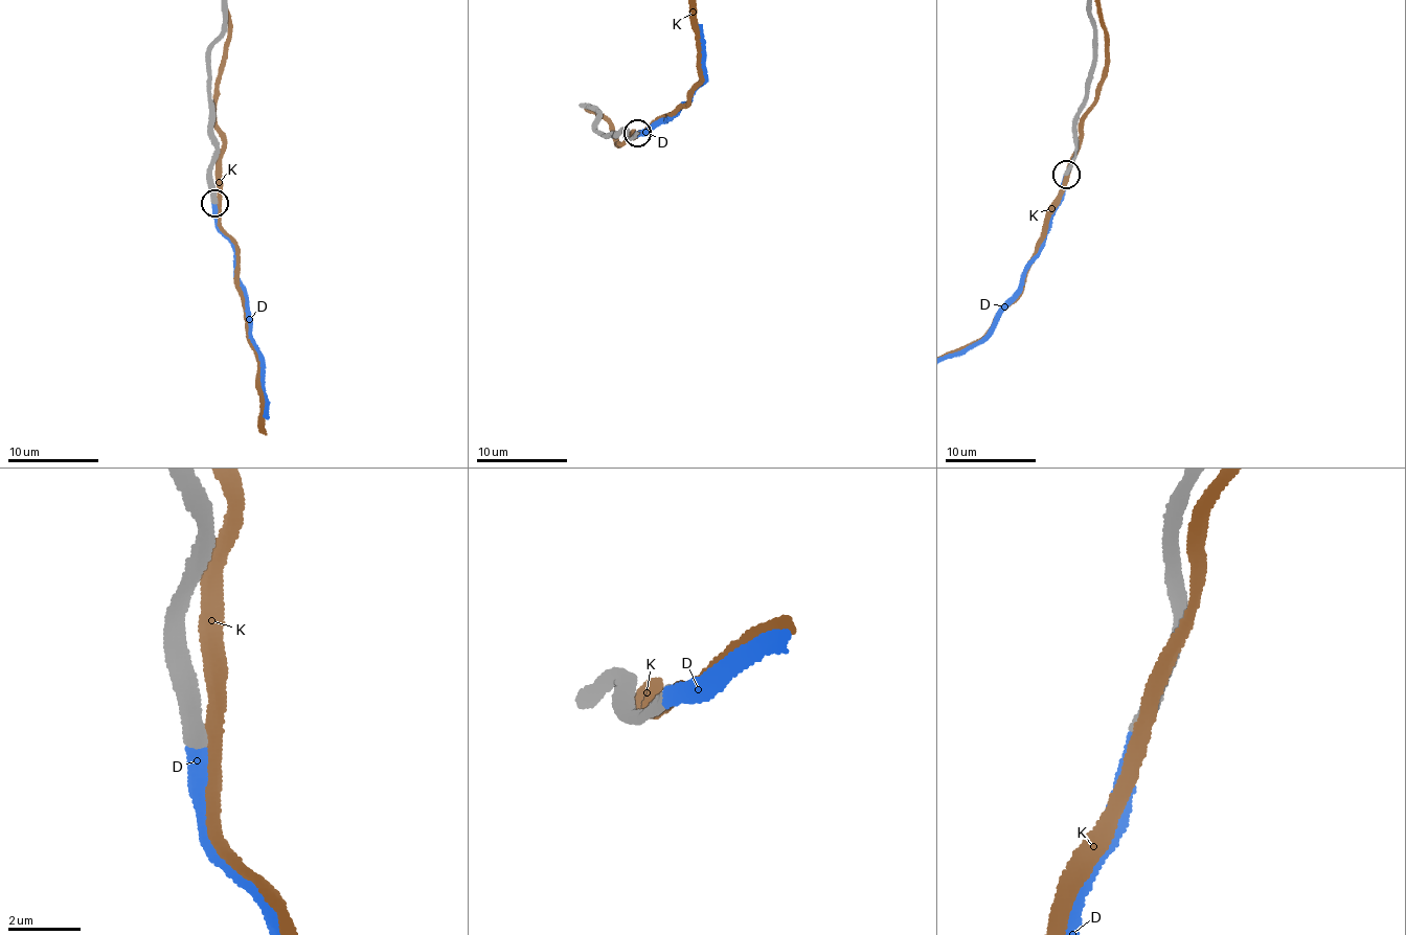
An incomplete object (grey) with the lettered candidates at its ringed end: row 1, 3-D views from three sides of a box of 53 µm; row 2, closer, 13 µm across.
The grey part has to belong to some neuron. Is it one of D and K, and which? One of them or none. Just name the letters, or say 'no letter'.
D

